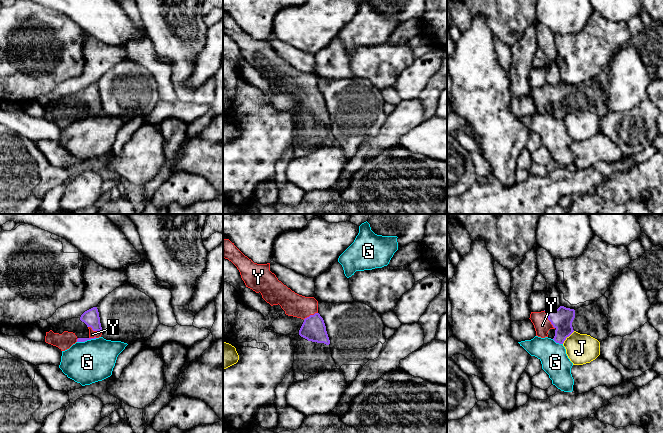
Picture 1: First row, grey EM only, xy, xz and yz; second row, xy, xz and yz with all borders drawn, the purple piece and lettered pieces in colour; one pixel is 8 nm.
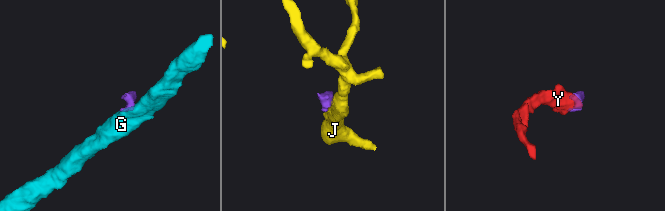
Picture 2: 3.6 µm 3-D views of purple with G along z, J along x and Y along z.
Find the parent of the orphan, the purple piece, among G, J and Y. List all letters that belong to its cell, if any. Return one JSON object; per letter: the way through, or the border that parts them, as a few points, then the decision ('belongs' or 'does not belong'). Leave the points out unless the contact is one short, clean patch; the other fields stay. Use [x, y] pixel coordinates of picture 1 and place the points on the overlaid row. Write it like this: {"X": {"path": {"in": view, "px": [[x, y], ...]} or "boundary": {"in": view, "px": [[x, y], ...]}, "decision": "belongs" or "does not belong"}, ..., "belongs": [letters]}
{"G": {"boundary": {"in": "yz", "px": [[552, 339], [562, 344]]}, "decision": "does not belong"}, "J": {"boundary": {"in": "yz", "px": [[574, 331], [562, 343]]}, "decision": "does not belong"}, "Y": {"path": {"in": "yz", "px": [[561, 319], [548, 319], [542, 325]]}, "decision": "belongs"}, "belongs": ["Y"]}

